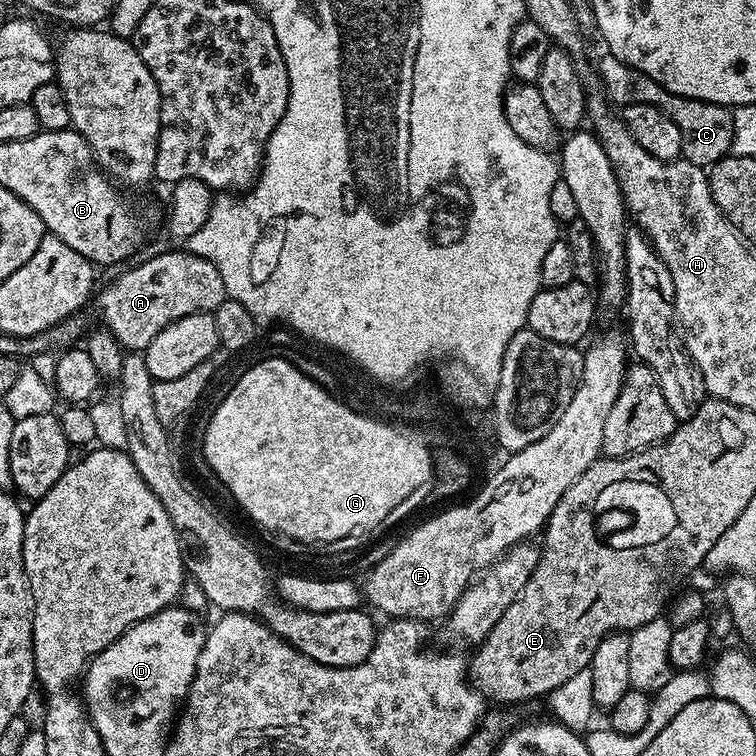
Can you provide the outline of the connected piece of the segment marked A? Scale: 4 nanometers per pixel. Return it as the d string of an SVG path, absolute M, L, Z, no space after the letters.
M187 250L160 252L135 264L128 266L133 268L125 267L125 272L101 292L99 289L94 300L108 323L105 324L107 331L112 332L120 347L128 352L143 353L170 322L178 322L178 318L186 318L186 314L213 312L226 299L222 274L218 274L214 262L206 262L206 258Z

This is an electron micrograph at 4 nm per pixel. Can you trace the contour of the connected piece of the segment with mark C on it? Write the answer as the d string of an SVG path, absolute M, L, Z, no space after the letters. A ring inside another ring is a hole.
M604 54L600 60L600 84L603 95L613 105L649 104L665 112L670 118L670 122L674 122L674 126L678 126L678 134L682 134L680 155L691 164L697 164L698 167L707 169L709 166L717 164L723 156L731 153L734 138L734 118L731 107L705 100L691 100L685 96L668 92L658 82L654 82L654 78L642 74L642 70L622 62L611 54Z

